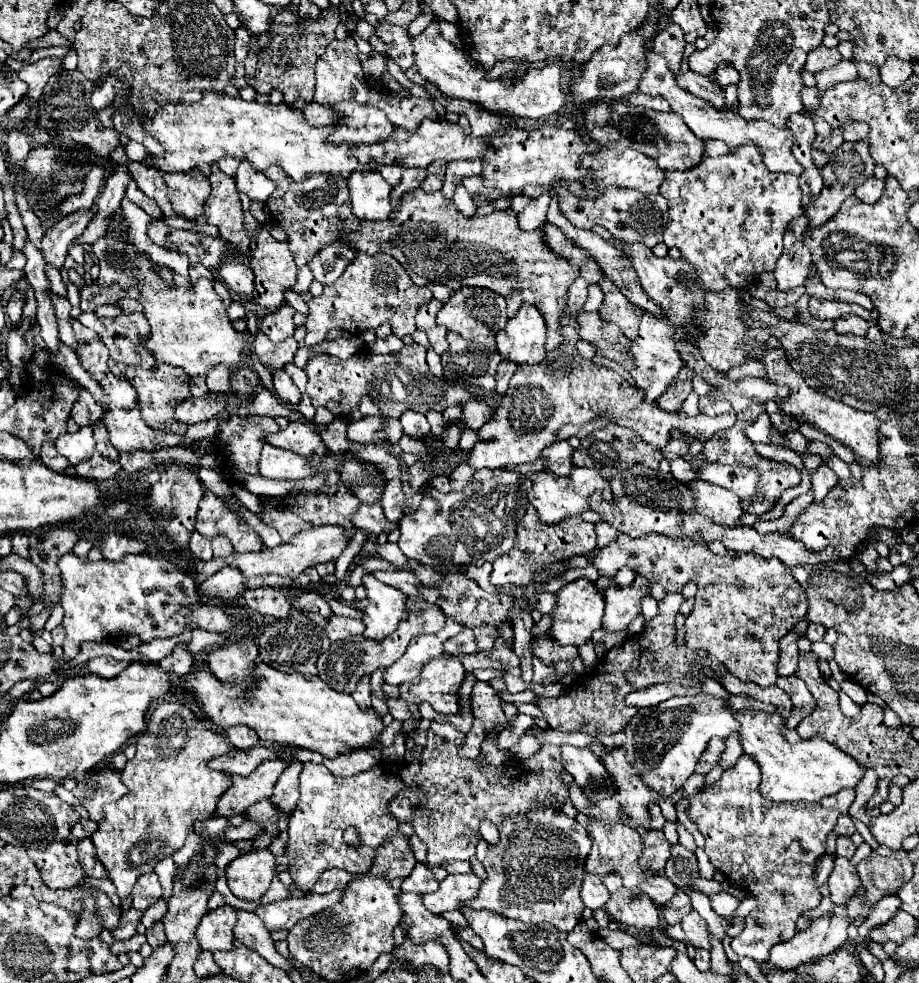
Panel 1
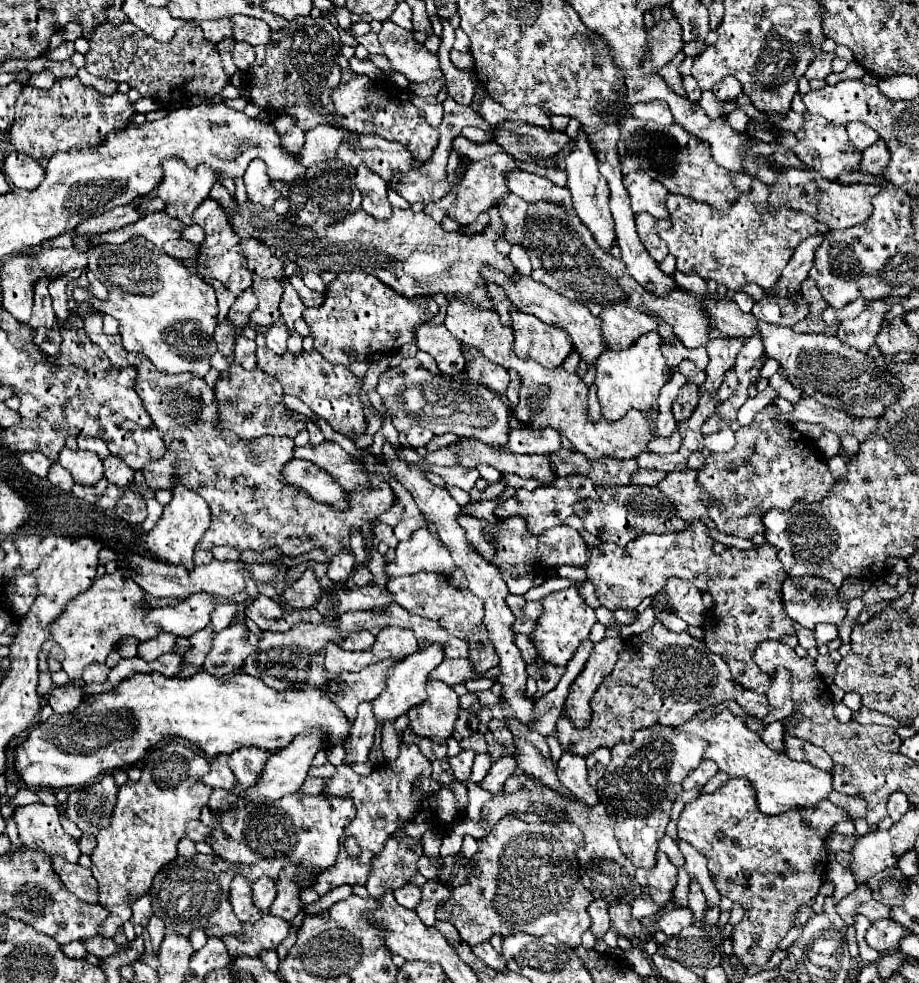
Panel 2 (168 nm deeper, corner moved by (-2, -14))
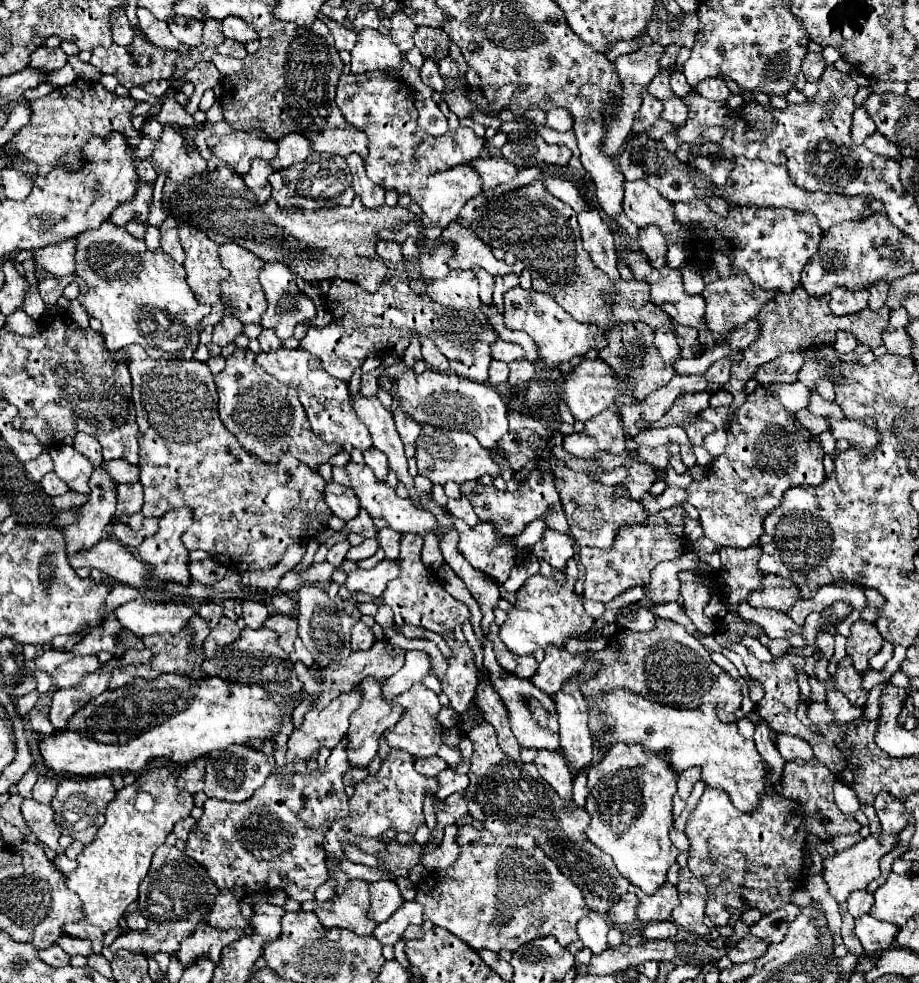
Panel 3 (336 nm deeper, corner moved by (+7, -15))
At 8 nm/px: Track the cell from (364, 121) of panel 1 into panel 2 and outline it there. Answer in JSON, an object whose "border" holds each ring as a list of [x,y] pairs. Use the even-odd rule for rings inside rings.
{"border":[[[333,126],[311,128],[305,134],[305,144],[303,144],[303,150],[297,154],[297,160],[305,168],[315,164],[315,162],[335,160],[337,148],[343,144],[345,138],[349,142],[353,142],[353,134],[349,134],[347,130],[337,130]]]}

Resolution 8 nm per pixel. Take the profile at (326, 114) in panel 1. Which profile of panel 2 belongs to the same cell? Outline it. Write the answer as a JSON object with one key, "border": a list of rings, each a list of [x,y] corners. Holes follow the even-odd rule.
{"border":[[[277,116],[271,120],[273,126],[277,126],[277,134],[279,134],[279,140],[281,140],[281,146],[285,146],[285,150],[289,150],[289,154],[297,154],[303,146],[303,138],[305,138],[305,132],[299,130],[295,126],[295,120],[291,116]]]}

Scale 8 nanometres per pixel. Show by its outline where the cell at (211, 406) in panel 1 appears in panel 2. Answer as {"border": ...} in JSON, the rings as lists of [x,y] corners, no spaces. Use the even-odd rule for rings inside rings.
{"border":[[[231,362],[229,370],[215,382],[215,396],[219,402],[221,428],[233,430],[239,438],[253,440],[261,436],[289,436],[295,438],[301,430],[307,430],[307,422],[289,414],[283,402],[283,388],[271,374],[263,372],[259,366],[245,370],[241,364]]]}

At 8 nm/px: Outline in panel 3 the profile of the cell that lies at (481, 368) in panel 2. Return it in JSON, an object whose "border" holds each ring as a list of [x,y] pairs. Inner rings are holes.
{"border":[[[492,361],[490,363],[490,377],[488,377],[488,383],[492,387],[496,387],[498,383],[504,383],[508,377],[508,365],[506,363],[500,363],[500,361]]]}

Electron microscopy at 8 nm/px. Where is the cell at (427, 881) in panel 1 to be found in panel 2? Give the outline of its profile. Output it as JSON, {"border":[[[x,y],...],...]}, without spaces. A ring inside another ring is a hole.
{"border":[[[413,884],[403,886],[401,890],[395,890],[393,894],[395,894],[395,900],[405,908],[415,908],[417,902],[421,900],[421,888],[417,888]]]}

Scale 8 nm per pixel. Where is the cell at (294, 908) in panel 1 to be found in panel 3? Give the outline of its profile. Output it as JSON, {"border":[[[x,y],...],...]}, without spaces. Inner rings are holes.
{"border":[[[204,923],[204,927],[196,927],[196,931],[186,941],[180,943],[178,959],[184,963],[184,967],[188,967],[200,955],[208,955],[214,963],[218,963],[224,947],[238,941],[242,935],[250,935],[250,933],[254,933],[252,927],[248,927],[248,929],[216,929],[208,923]]]}

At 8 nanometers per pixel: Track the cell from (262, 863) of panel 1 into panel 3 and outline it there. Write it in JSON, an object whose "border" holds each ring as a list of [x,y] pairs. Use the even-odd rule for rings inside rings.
{"border":[[[224,889],[216,897],[216,903],[212,907],[212,915],[208,915],[208,925],[220,927],[220,929],[228,929],[228,927],[244,929],[244,927],[248,927],[248,921],[244,919],[240,905],[238,905],[238,899],[232,891]]]}

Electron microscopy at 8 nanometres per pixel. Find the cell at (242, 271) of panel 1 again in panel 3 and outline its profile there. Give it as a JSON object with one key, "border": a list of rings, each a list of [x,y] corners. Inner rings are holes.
{"border":[[[226,313],[224,319],[214,327],[214,337],[212,337],[212,341],[214,341],[216,345],[220,345],[220,347],[226,347],[228,343],[234,341],[236,335],[242,333],[242,329],[244,329],[242,321],[236,319],[236,315]]]}

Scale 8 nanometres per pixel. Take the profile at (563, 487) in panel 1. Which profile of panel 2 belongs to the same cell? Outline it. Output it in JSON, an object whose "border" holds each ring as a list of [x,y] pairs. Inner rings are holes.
{"border":[[[571,474],[565,478],[557,478],[557,482],[553,486],[541,486],[533,492],[517,490],[515,496],[511,496],[507,500],[497,498],[495,516],[501,520],[509,518],[509,516],[521,516],[531,534],[543,534],[547,528],[563,524],[563,520],[573,514],[573,504],[583,498],[597,498],[597,490],[595,490],[593,482],[589,478],[585,478],[583,474]]]}

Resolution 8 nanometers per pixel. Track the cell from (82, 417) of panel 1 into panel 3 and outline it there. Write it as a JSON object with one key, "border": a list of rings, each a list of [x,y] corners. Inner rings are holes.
{"border":[[[78,433],[74,437],[73,447],[82,453],[94,467],[98,467],[103,462],[101,445],[94,437],[86,433]]]}

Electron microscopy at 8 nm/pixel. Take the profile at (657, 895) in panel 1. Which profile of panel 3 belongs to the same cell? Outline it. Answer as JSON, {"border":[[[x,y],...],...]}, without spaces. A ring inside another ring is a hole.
{"border":[[[626,893],[614,907],[608,911],[608,919],[612,923],[632,923],[636,921],[636,907],[638,907],[638,897],[634,893]]]}

